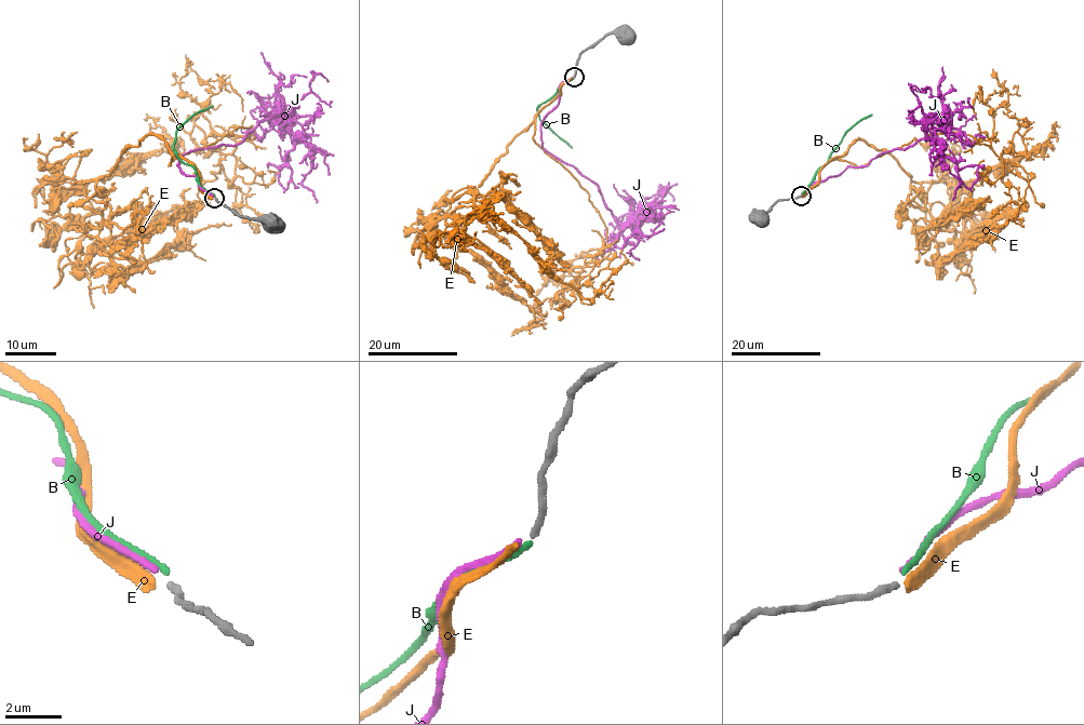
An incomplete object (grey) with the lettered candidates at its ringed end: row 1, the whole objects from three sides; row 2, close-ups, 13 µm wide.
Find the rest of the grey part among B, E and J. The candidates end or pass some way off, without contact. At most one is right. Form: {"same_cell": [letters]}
{"same_cell": []}

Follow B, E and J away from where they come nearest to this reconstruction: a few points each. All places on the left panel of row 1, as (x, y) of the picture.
B: (215, 196), (200, 185), (195, 170), (181, 159), (173, 145), (177, 130), (193, 115), (212, 106)
E: (212, 197), (156, 135), (129, 146), (106, 175), (58, 183), (104, 180), (177, 146), (144, 119)
J: (212, 196), (177, 165), (191, 150), (238, 145), (277, 119), (295, 137), (285, 188), (278, 168), (289, 163)

